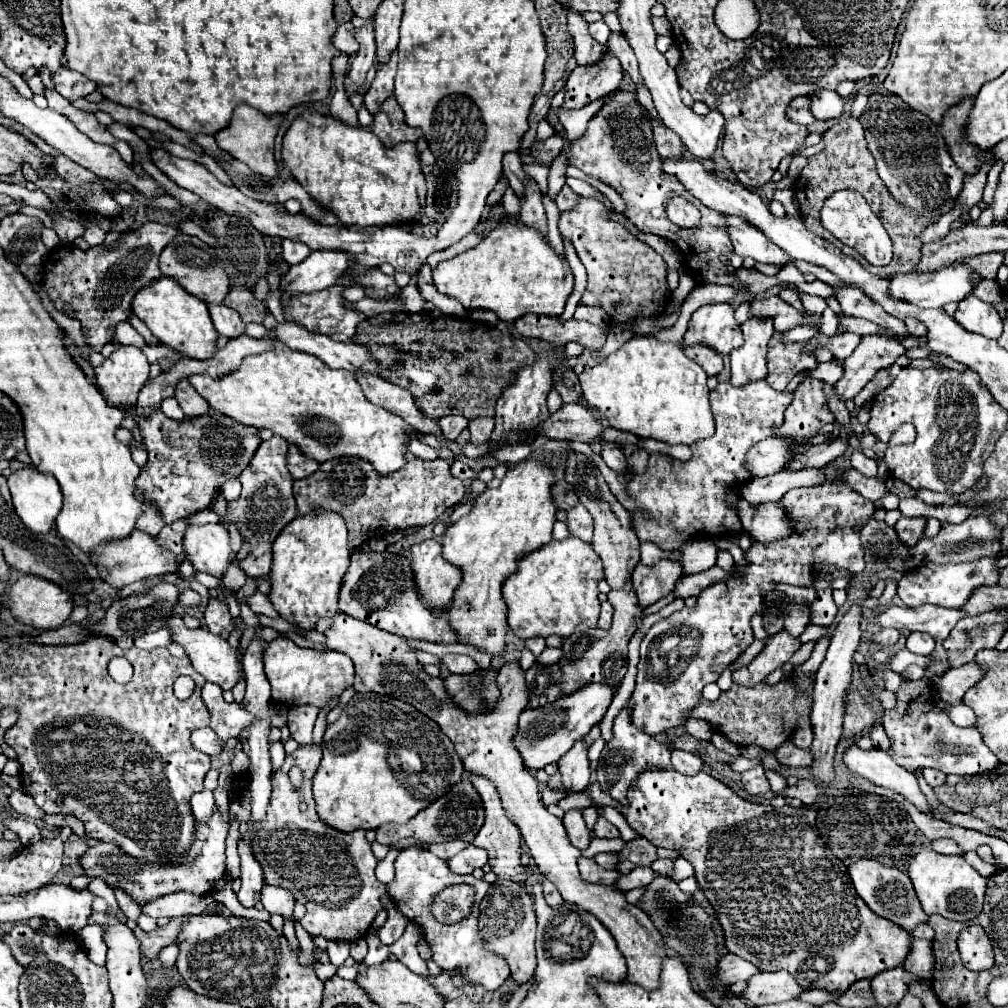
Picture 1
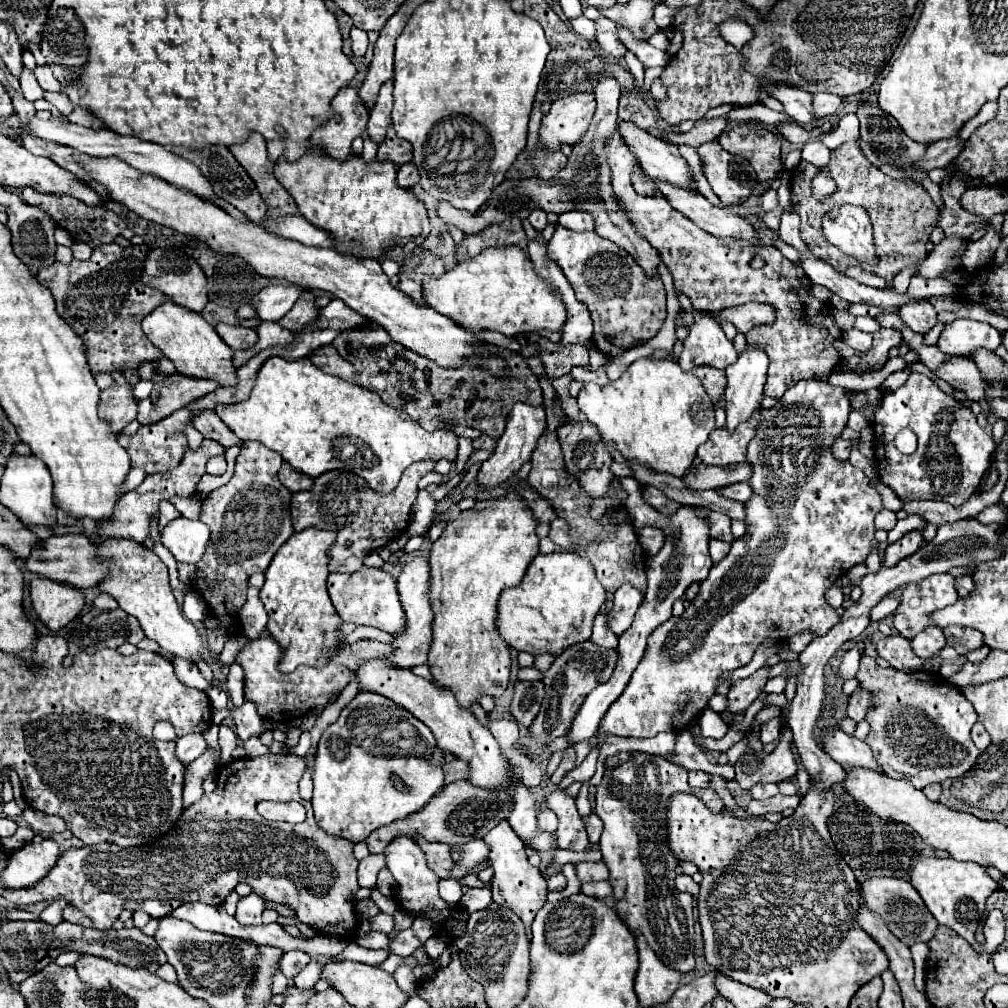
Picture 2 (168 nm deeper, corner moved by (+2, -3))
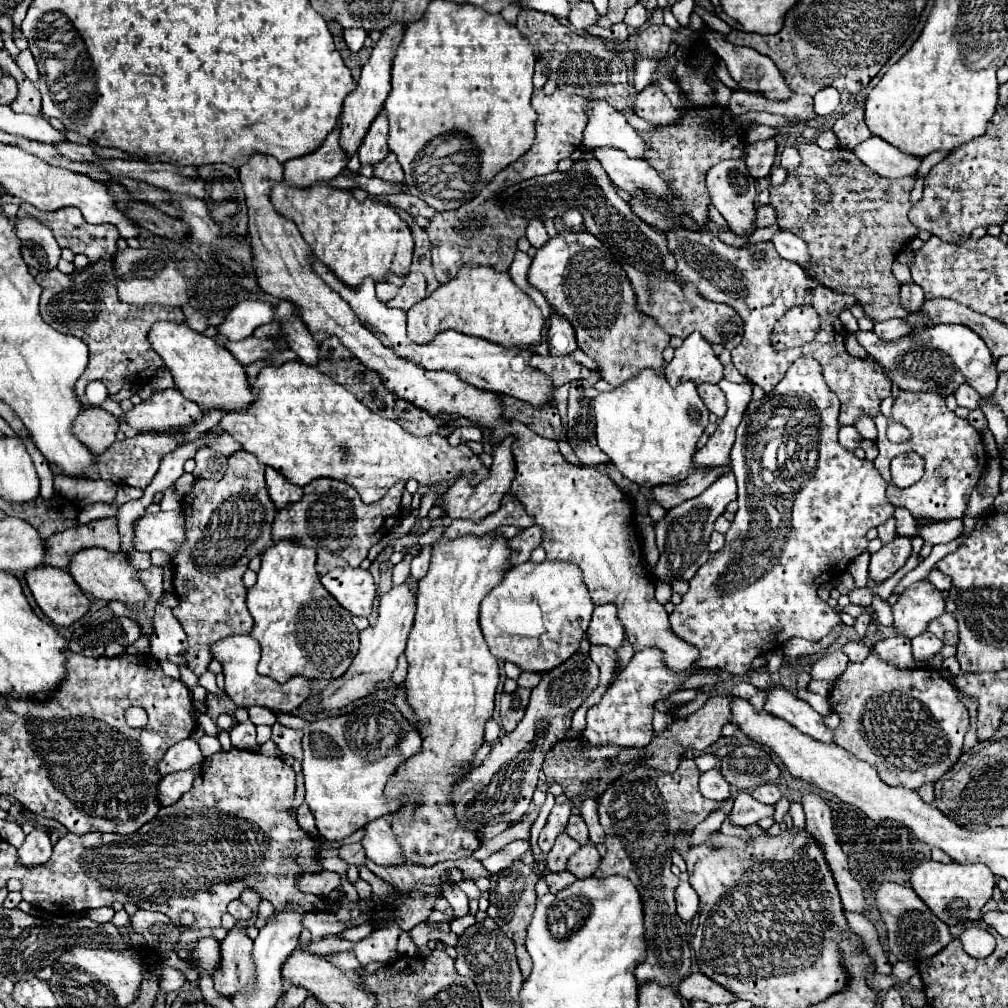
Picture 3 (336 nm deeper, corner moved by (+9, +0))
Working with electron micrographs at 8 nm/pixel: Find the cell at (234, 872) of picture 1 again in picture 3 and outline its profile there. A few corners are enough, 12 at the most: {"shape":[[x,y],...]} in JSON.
{"shape":[[245,889],[239,897],[247,907],[259,913],[261,897],[255,889]]}

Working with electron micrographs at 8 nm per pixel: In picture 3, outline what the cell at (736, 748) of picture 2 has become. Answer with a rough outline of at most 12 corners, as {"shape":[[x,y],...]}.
{"shape":[[715,769],[699,777],[703,797],[729,799],[731,785]]}

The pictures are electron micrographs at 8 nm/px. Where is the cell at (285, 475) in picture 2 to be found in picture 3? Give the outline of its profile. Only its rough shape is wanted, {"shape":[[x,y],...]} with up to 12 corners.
{"shape":[[265,469],[265,485],[277,509],[303,497],[303,489]]}

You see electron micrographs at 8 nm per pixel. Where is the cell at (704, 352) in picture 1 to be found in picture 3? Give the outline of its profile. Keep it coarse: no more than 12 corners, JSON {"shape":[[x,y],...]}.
{"shape":[[699,385],[709,413],[727,413],[725,393],[717,385]]}

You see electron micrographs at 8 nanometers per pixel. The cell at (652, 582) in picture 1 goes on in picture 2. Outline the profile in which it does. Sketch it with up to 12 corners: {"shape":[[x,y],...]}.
{"shape":[[632,584],[614,592],[610,628],[622,634],[630,628],[644,594]]}

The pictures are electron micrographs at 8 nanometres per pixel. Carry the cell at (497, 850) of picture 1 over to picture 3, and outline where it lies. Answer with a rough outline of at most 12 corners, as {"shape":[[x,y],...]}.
{"shape":[[515,861],[491,877],[487,915],[515,943],[525,981],[539,877]]}

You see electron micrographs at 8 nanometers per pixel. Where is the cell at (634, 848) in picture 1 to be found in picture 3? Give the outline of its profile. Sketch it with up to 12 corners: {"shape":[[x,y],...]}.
{"shape":[[639,767],[599,799],[607,855],[597,879],[635,883],[647,961],[637,985],[691,969],[675,911],[675,835],[721,803],[699,769]]}

